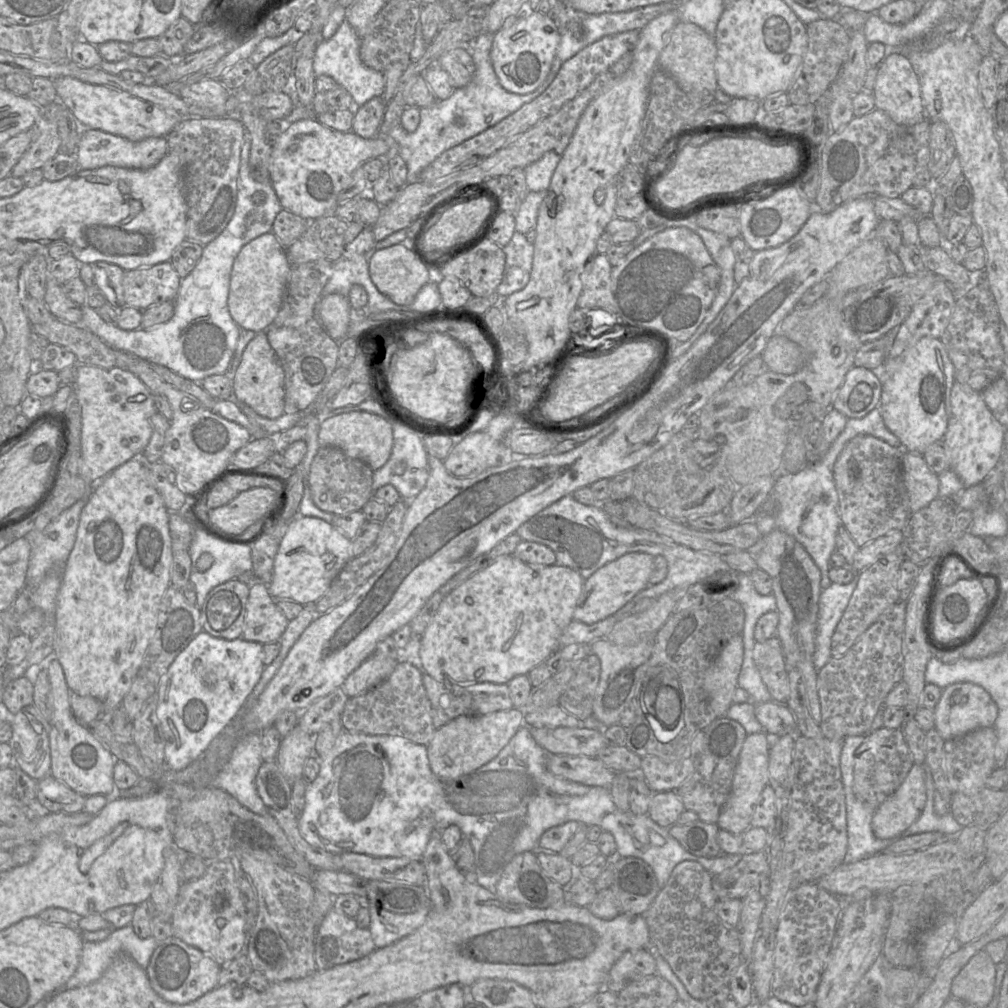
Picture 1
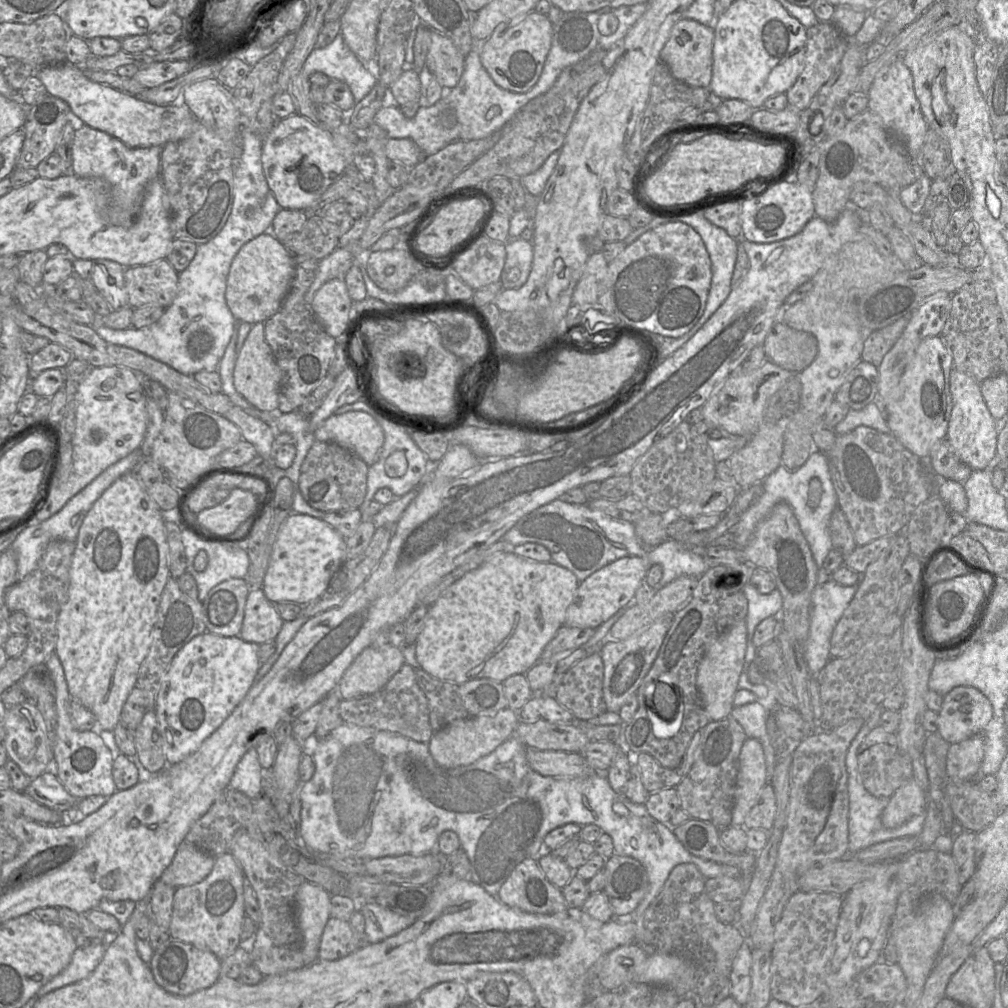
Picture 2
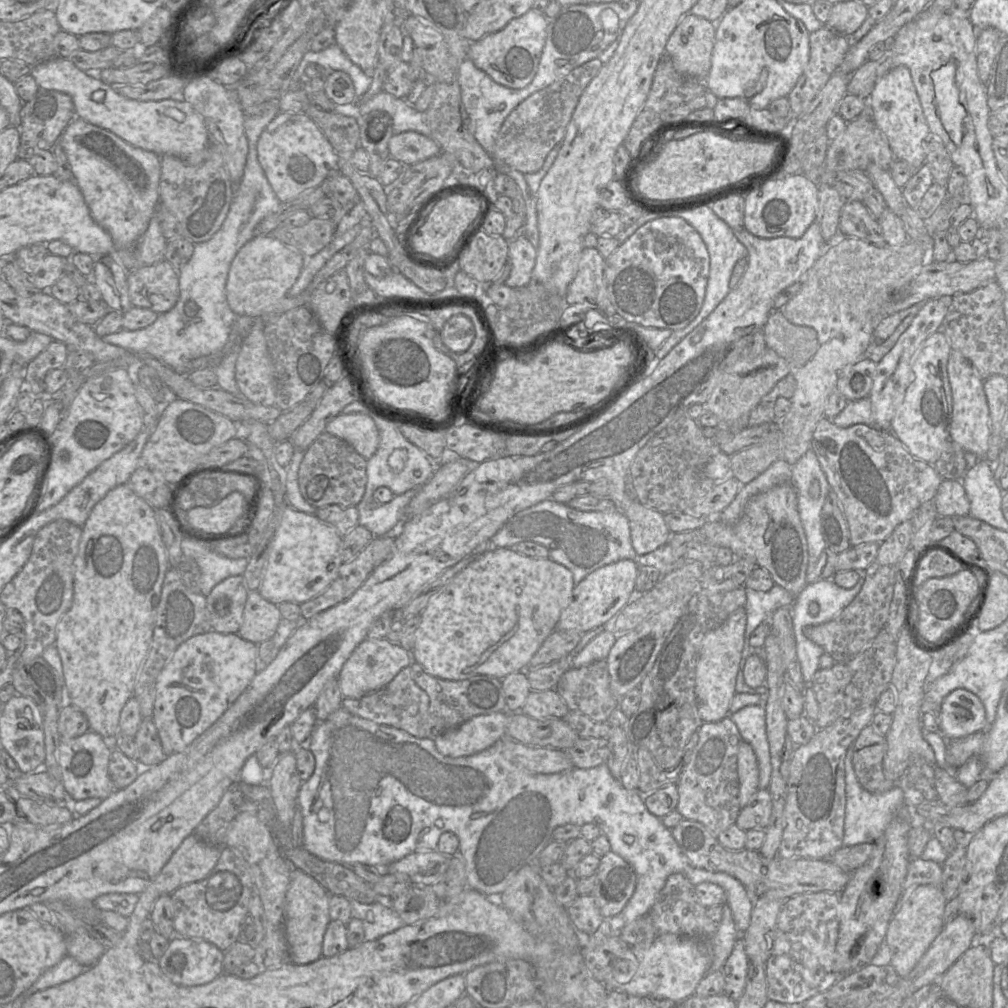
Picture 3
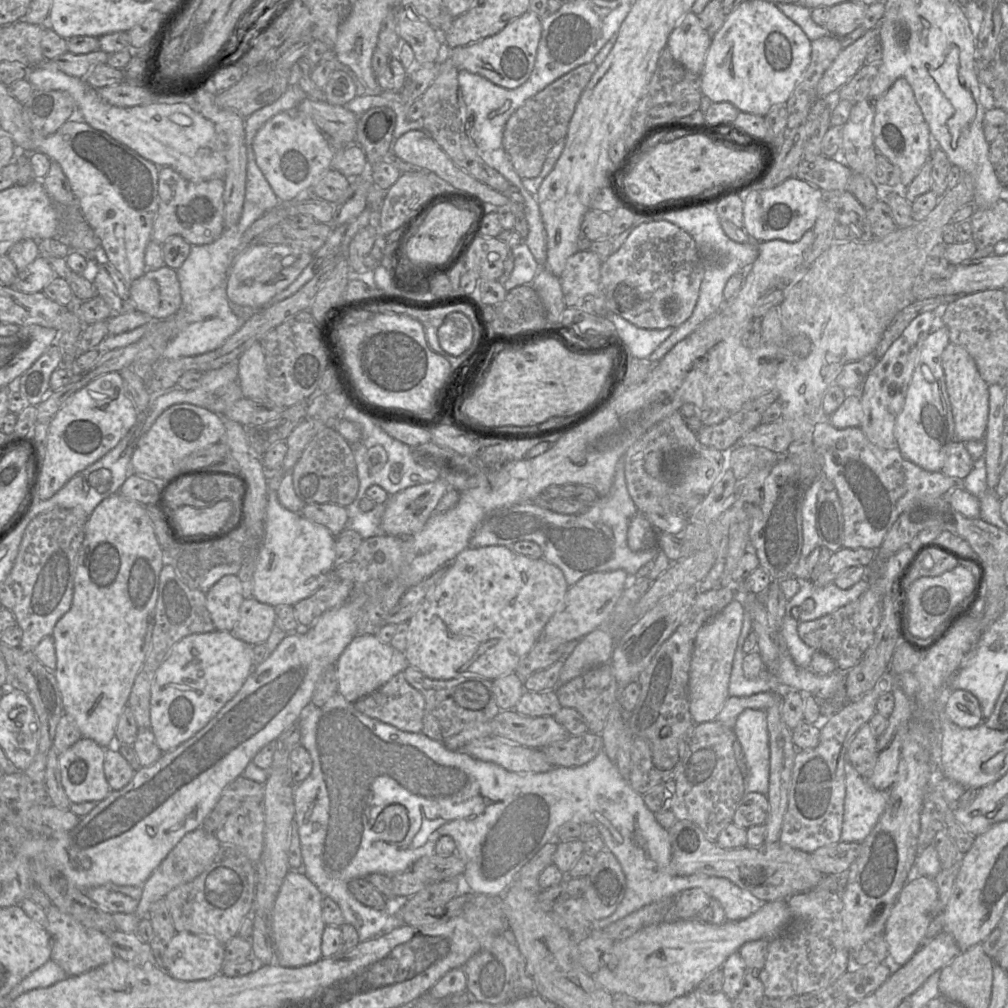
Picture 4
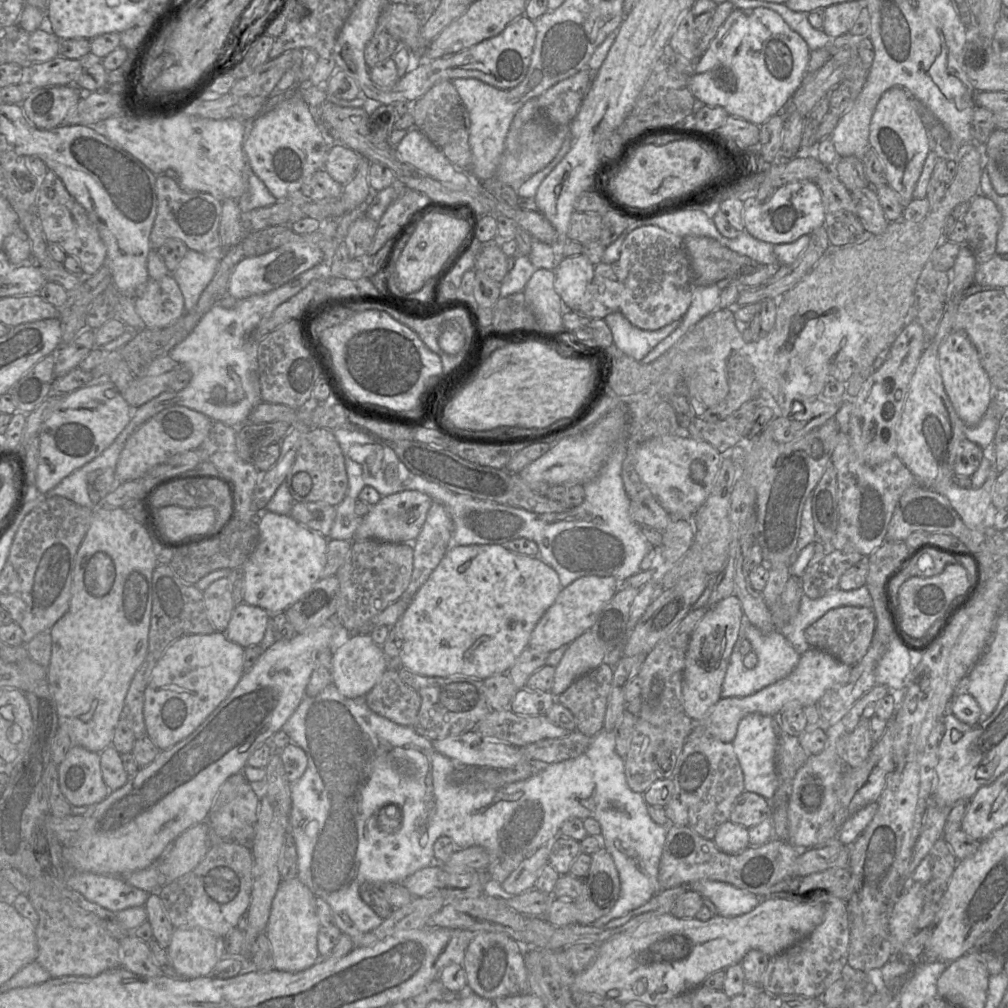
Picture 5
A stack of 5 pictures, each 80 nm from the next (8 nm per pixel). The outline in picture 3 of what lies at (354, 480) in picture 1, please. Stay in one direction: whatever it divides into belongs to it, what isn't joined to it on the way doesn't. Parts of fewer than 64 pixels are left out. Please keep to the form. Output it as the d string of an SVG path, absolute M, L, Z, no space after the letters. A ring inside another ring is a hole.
M321 433L304 452L298 470L298 485L303 499L314 508L328 505L357 506L367 483L367 460L346 441Z

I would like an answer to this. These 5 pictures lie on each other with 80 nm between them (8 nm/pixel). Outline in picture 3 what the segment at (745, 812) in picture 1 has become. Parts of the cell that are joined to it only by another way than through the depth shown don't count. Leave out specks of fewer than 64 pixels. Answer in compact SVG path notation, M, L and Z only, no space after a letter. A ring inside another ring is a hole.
M741 741L737 755L739 778L739 805L745 807L751 797L759 790L759 767L756 754L751 745Z

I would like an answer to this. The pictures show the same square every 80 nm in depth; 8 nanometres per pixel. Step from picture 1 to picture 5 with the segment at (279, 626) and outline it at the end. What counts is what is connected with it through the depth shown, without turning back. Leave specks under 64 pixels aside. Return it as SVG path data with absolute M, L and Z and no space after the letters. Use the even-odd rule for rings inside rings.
M242 602L235 606L224 633L230 641L243 648L259 645L264 638L271 616L261 607Z

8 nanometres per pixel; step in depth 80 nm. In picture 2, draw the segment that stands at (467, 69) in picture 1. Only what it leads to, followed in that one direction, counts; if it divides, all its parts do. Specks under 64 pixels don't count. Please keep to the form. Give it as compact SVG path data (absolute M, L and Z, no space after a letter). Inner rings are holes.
M430 30L426 67L442 87L454 88L464 70L465 57L454 43L435 30Z

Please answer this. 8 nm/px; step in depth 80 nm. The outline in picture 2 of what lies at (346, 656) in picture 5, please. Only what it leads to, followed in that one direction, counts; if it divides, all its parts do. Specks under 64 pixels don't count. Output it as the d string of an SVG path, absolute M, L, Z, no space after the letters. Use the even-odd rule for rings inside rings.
M386 644L382 647L373 647L370 645L346 669L337 686L337 692L343 700L350 700L375 693L387 684L404 663L402 648L391 644Z

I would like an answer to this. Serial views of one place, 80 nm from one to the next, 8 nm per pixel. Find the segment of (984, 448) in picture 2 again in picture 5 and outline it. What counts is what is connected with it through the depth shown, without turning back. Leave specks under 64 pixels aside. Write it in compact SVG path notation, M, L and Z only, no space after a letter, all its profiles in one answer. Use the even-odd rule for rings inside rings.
M963 330L953 331L938 348L938 364L944 390L965 427L976 426L986 415L995 388L983 368L977 349Z

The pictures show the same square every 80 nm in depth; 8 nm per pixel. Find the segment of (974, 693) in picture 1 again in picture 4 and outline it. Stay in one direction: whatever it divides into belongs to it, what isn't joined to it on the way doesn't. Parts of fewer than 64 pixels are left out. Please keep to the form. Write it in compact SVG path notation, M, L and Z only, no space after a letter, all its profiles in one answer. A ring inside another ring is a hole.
M952 690L943 711L954 724L961 728L973 728L983 721L978 699L967 690Z

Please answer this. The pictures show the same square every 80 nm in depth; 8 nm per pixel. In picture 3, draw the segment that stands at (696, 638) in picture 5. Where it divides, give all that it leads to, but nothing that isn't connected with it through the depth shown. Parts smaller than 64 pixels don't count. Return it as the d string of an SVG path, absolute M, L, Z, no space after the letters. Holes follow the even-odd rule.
M740 607L703 638L695 672L698 713L703 723L718 722L730 714L730 703L736 694L735 685L744 647L745 627L746 612L744 607Z

